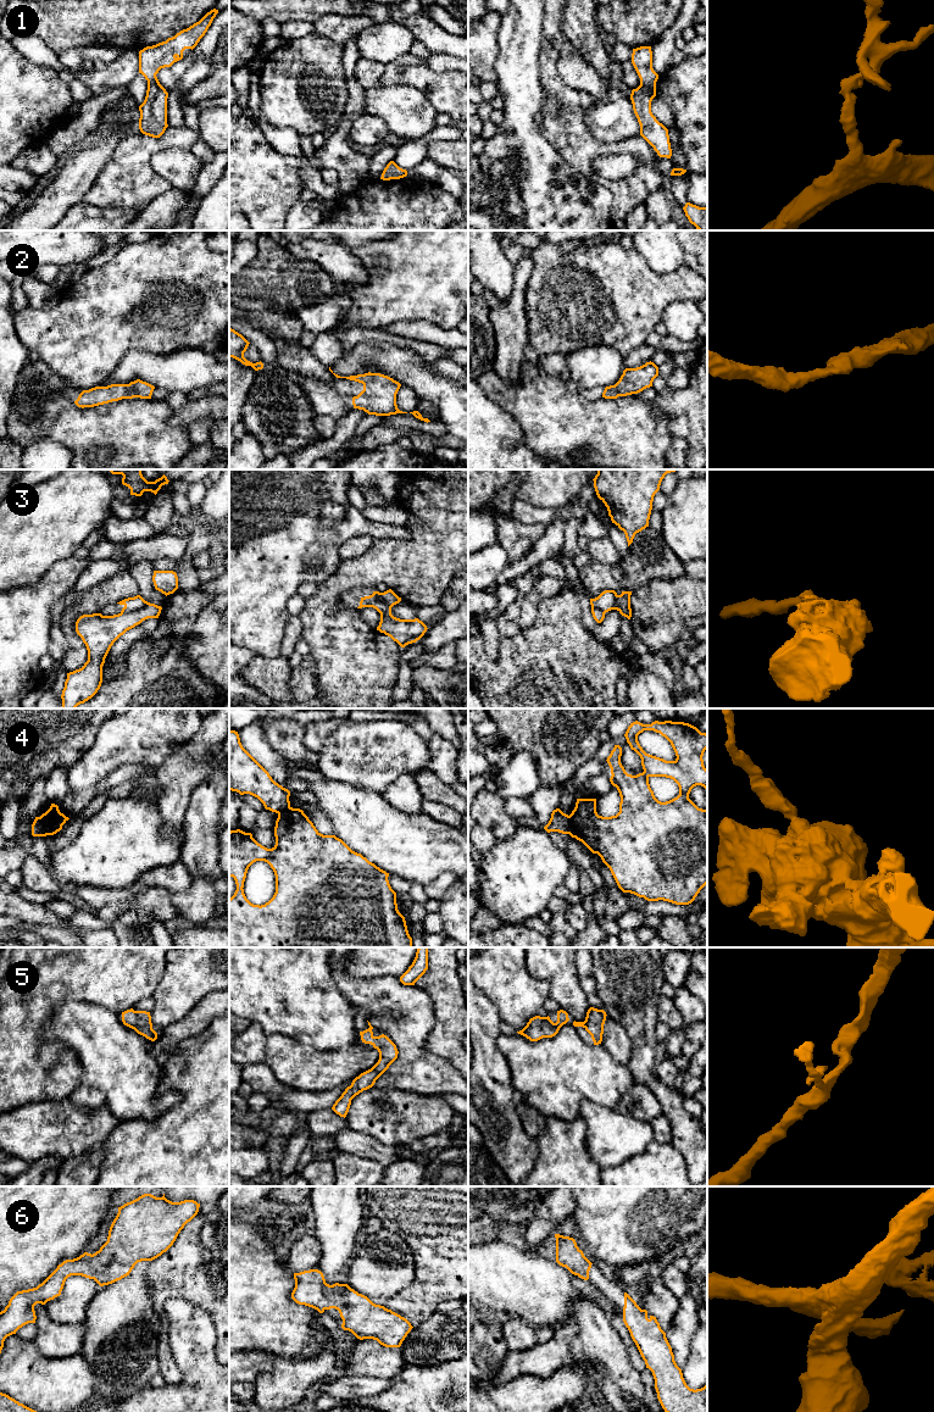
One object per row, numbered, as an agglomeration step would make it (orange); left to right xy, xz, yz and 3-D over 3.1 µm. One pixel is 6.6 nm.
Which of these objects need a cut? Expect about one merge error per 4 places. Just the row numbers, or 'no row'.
3, 4

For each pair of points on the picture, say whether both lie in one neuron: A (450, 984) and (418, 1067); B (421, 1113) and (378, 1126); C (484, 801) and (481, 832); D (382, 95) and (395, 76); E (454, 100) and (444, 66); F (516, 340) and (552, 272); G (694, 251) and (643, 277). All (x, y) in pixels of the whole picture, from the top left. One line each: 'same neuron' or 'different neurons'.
A: different neurons
B: same neuron
C: different neurons
D: different neurons
E: different neurons
F: different neurons
G: different neurons

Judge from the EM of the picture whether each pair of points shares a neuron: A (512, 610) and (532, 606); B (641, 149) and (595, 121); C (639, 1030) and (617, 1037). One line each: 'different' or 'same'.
A: different
B: different
C: different

